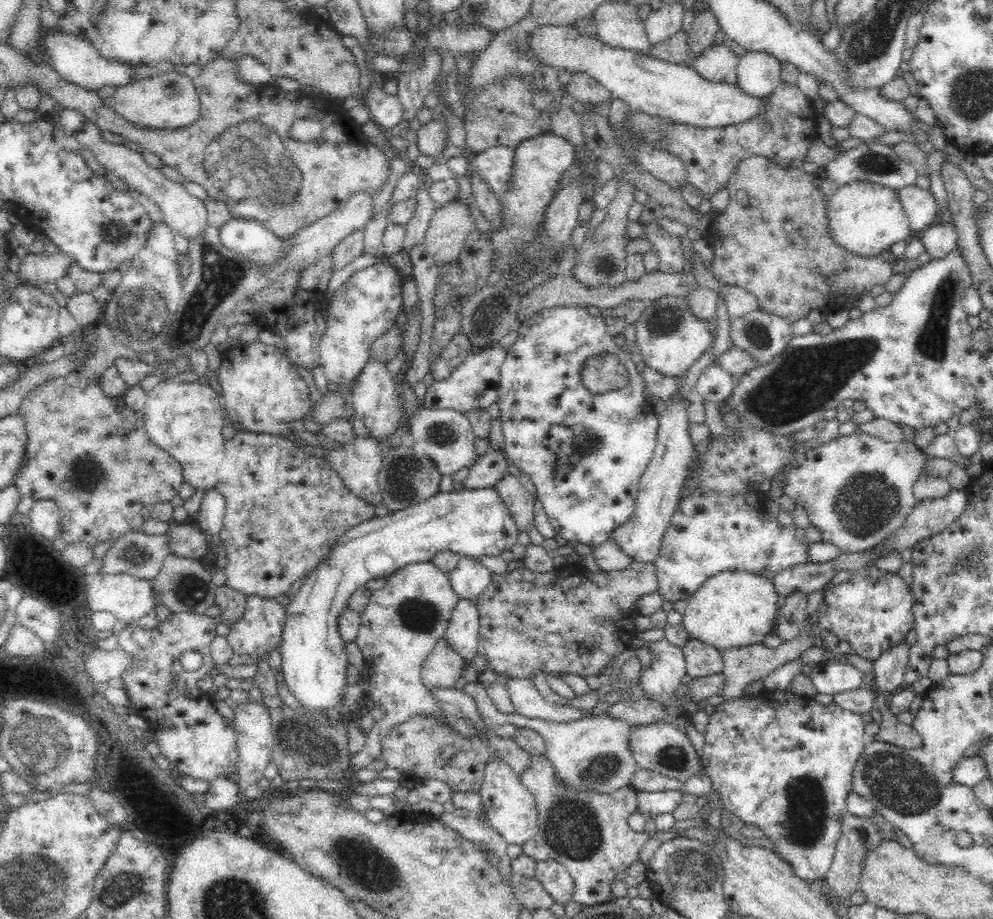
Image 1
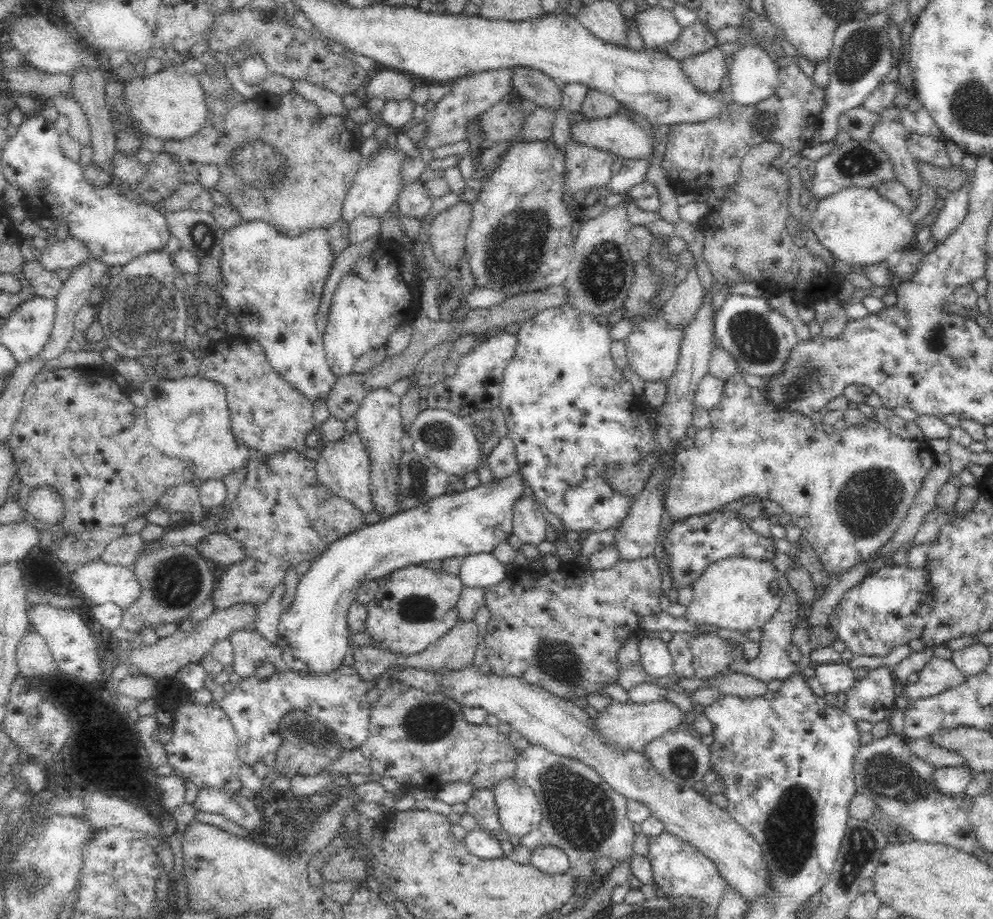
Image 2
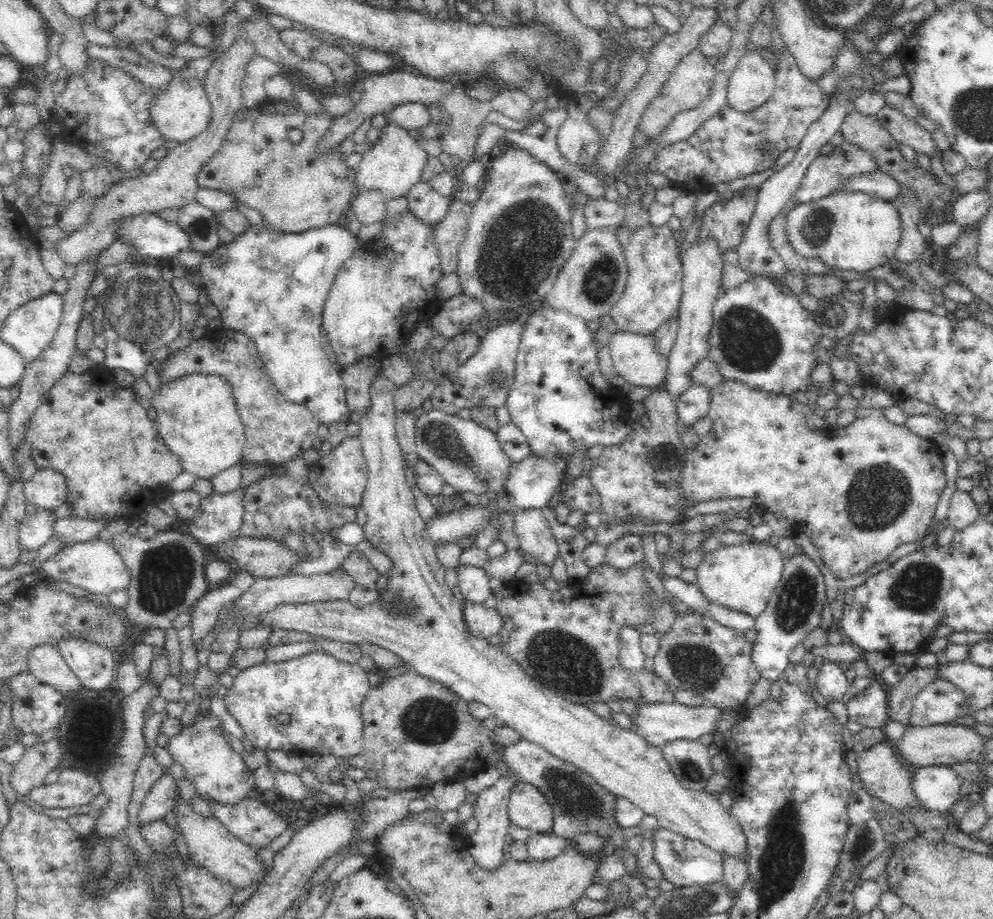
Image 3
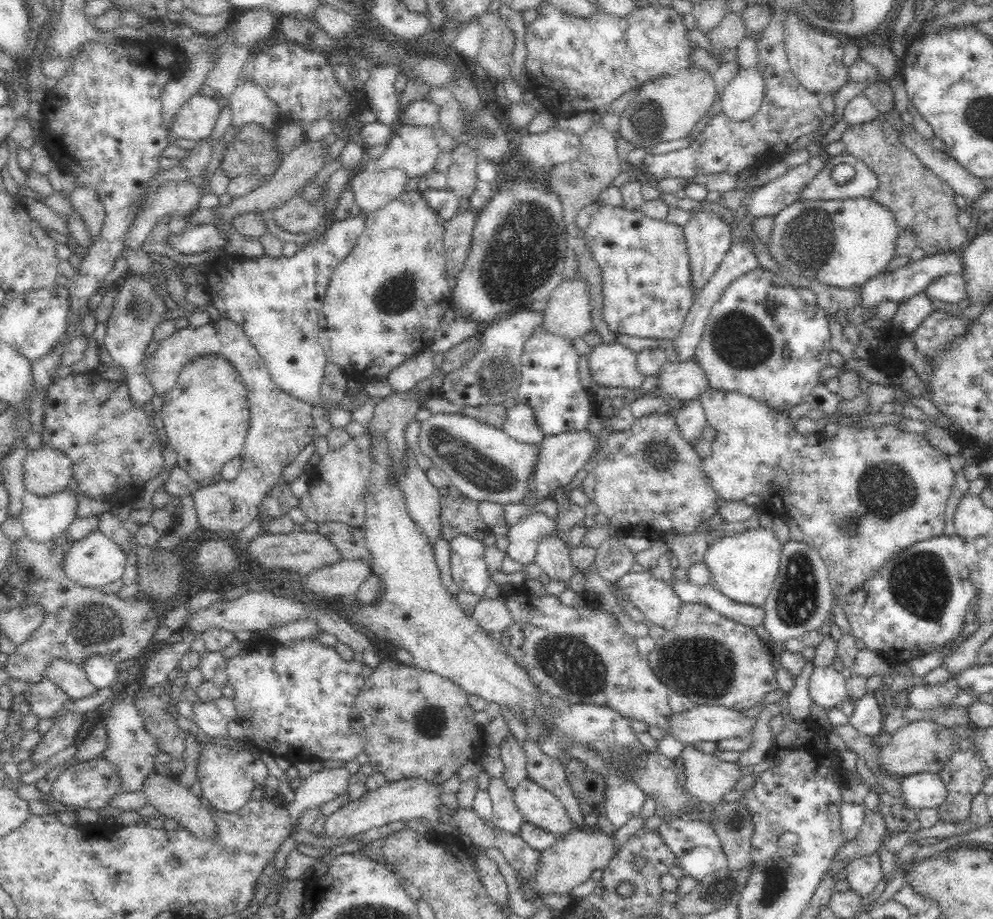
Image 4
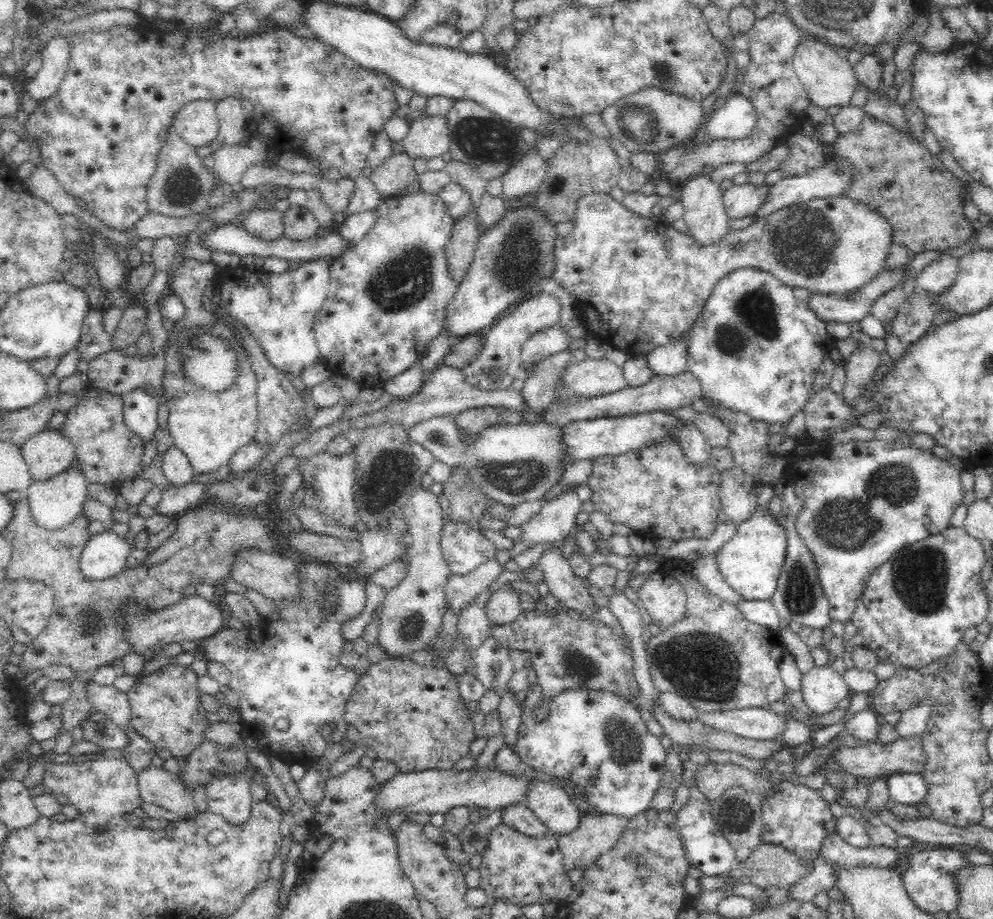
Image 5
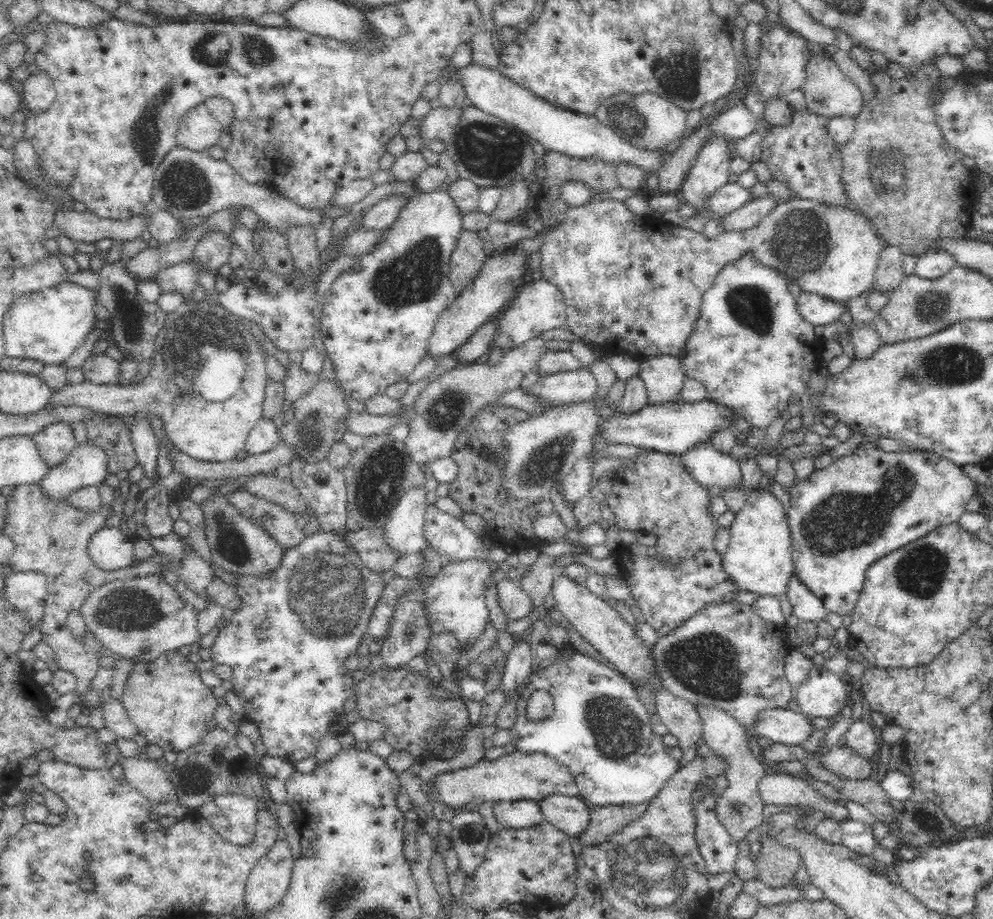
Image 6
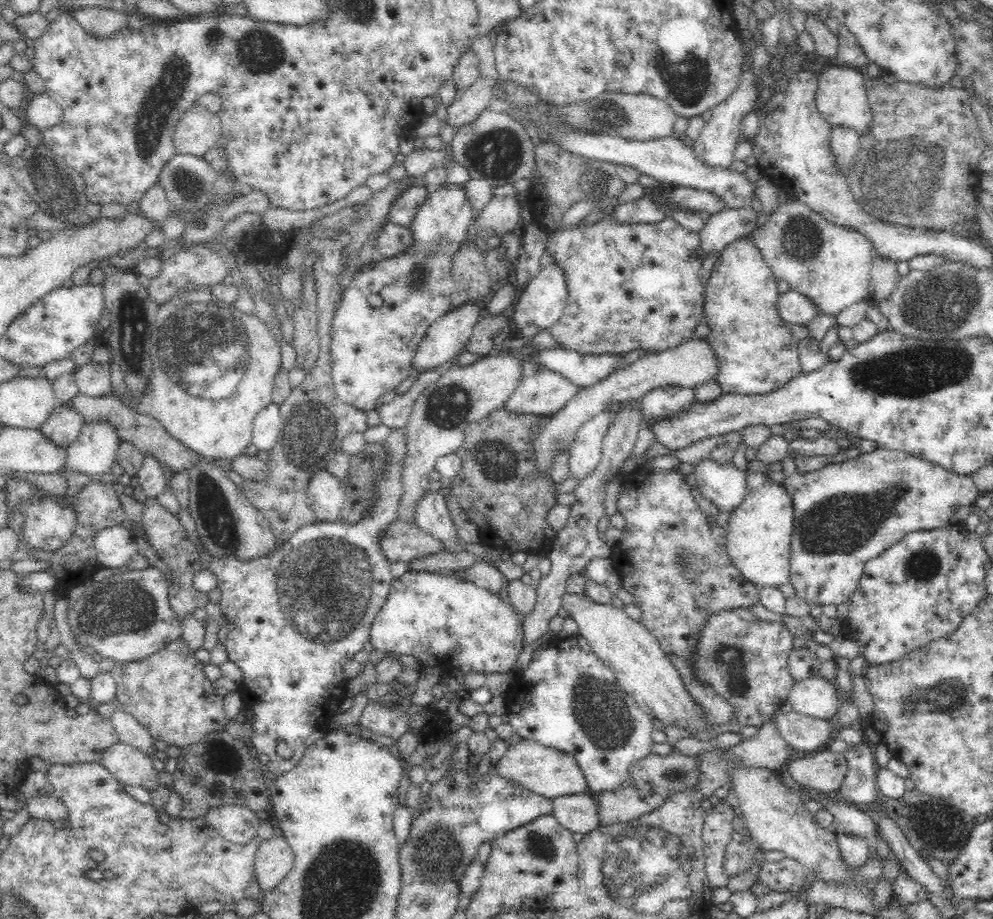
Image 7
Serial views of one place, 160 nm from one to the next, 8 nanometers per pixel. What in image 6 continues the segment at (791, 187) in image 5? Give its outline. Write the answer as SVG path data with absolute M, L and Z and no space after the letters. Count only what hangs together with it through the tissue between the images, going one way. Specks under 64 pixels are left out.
M766 193L763 197L744 203L742 208L727 214L724 217L724 223L719 223L722 231L726 230L748 230L752 226L756 226L767 214L779 205L778 198Z

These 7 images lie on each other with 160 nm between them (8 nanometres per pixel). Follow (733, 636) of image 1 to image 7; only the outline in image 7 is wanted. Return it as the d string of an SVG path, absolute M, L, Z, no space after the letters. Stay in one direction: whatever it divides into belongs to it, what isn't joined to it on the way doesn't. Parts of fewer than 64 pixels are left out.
M746 471L746 480L746 496L730 514L725 549L734 567L752 585L758 589L764 586L778 588L791 582L792 499L782 485L770 481L765 474Z

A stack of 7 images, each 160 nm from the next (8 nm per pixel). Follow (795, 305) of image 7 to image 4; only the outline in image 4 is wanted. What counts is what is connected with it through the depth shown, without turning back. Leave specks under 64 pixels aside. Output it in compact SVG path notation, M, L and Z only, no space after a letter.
M962 249L923 256L922 259L918 259L917 261L912 260L909 265L894 272L877 274L863 283L863 287L861 288L862 308L863 310L872 307L876 308L883 301L899 303L904 299L912 298L918 293L924 292L931 282L934 282L941 276L956 275L963 278L964 271Z

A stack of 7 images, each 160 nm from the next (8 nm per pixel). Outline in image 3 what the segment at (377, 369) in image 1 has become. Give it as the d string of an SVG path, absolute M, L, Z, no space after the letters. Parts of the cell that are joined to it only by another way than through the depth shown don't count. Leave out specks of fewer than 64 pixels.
M376 378L369 389L370 406L364 414L360 415L358 422L358 438L368 467L368 478L361 504L367 514L363 533L365 540L371 542L381 552L385 552L388 558L394 562L392 571L387 574L390 578L388 587L384 590L390 597L413 600L417 604L415 617L404 619L398 615L398 611L394 607L382 609L378 600L362 609L357 609L347 600L333 600L280 605L276 610L267 612L257 625L307 632L308 635L314 637L324 637L358 646L360 643L368 643L389 650L400 658L411 671L452 689L456 696L467 703L485 704L490 709L491 717L496 719L499 724L513 728L520 734L521 738L540 745L552 756L584 770L605 790L612 792L617 798L626 798L634 806L640 808L644 815L656 818L661 828L680 834L684 838L700 841L701 844L721 856L730 856L747 864L748 858L750 858L748 839L746 839L737 819L724 809L719 800L713 798L711 793L681 786L676 775L670 770L668 761L662 756L660 747L652 746L646 743L638 733L596 715L588 705L576 704L558 696L552 689L546 688L541 682L524 673L498 645L492 646L487 639L472 637L472 634L466 631L461 601L454 597L445 582L446 567L442 566L438 560L432 541L422 537L424 536L424 520L416 509L414 494L406 481L402 449L398 443L395 427L397 412L394 394L396 394L396 390L397 387L389 379Z

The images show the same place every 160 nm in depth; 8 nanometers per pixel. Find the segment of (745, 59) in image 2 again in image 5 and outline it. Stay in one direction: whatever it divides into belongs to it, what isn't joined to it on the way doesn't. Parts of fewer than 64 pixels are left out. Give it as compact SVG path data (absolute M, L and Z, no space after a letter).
M735 92L734 95L727 95L719 103L718 108L714 111L713 116L705 129L702 130L702 139L705 138L724 138L724 139L742 139L750 134L755 122L756 112L752 102L746 95Z

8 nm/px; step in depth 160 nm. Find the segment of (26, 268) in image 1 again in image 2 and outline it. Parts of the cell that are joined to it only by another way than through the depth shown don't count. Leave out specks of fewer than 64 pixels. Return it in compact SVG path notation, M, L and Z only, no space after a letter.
M67 237L66 240L56 241L50 246L42 246L38 263L46 271L55 272L58 268L72 270L88 259L88 247L74 237Z

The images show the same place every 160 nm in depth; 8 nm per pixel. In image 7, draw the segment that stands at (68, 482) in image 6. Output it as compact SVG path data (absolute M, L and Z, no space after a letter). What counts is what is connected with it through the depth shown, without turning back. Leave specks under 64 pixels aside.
M108 422L85 424L76 442L67 448L62 473L67 471L86 474L88 477L110 472L115 463L119 436Z

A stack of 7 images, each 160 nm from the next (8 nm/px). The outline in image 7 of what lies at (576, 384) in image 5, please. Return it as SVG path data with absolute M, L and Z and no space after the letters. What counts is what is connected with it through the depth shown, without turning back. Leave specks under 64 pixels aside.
M526 358L522 361L522 380L520 380L516 392L510 395L504 403L503 408L520 414L552 415L558 412L572 397L579 394L582 389L578 385L572 385L572 382L568 378L564 378L562 374L549 370L535 358Z

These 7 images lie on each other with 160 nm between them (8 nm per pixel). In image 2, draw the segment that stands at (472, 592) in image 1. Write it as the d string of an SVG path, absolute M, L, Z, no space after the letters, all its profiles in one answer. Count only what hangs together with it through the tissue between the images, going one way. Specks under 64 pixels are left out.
M491 552L469 554L461 560L458 577L464 588L482 588L501 582L507 569Z

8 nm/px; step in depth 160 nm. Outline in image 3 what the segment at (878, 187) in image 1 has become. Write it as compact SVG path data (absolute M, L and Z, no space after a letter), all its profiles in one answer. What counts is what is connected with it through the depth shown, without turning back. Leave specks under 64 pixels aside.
M838 190L816 202L800 203L787 212L784 221L789 243L800 256L818 256L828 268L855 270L860 274L882 266L888 262L888 258L894 257L903 233L901 218L895 206L856 190Z

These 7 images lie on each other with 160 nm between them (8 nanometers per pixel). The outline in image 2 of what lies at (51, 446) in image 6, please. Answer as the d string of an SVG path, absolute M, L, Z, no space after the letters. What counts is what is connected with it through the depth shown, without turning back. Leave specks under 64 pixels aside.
M52 487L35 488L31 490L27 498L26 510L37 521L42 521L48 527L61 521L64 516L64 509L62 497Z

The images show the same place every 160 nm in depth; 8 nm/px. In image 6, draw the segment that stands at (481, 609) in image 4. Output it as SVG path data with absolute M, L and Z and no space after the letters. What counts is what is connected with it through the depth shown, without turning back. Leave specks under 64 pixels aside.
M505 577L497 583L497 603L508 620L520 620L529 615L532 601L528 594L519 588L515 580Z

